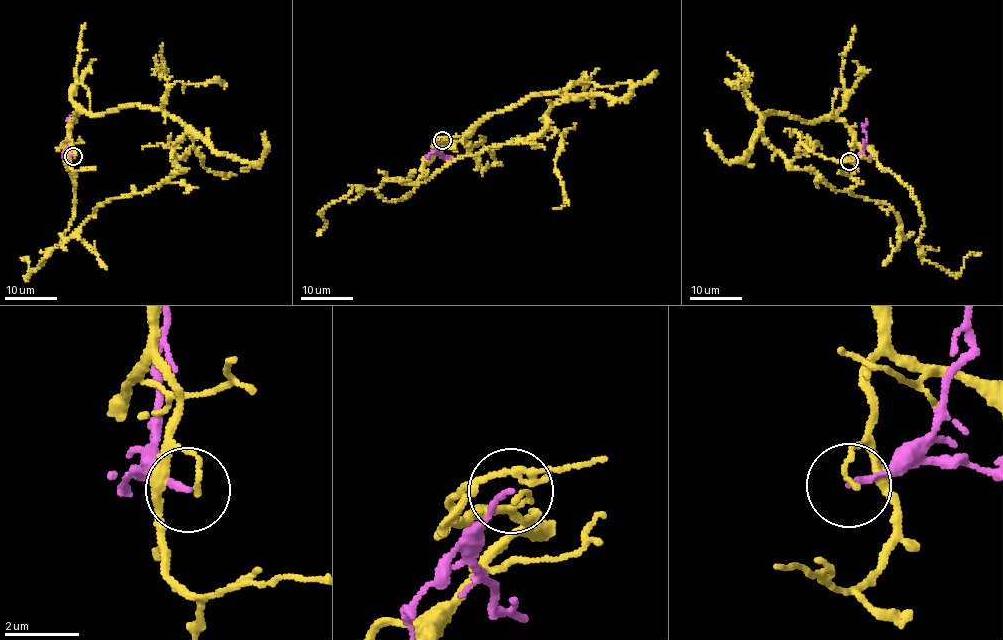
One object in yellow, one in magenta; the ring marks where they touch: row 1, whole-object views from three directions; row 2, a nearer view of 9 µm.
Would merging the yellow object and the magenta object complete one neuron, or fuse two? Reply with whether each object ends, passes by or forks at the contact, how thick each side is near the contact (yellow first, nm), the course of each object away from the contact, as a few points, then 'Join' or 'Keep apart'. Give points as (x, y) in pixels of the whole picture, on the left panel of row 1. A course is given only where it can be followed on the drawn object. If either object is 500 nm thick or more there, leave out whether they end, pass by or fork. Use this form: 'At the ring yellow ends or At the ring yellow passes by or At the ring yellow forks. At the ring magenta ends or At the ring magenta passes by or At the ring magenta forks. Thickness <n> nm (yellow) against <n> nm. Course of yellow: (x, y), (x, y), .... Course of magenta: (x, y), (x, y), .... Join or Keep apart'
At the ring yellow ends. At the ring magenta ends. Thickness 130 nm (yellow) against 150 nm. Course of yellow: (74, 155), (82, 111), (142, 105), (186, 129), (182, 171), (84, 222), (76, 236), (105, 268). Course of magenta: (73, 156), (69, 149), (69, 116). Keep apart

